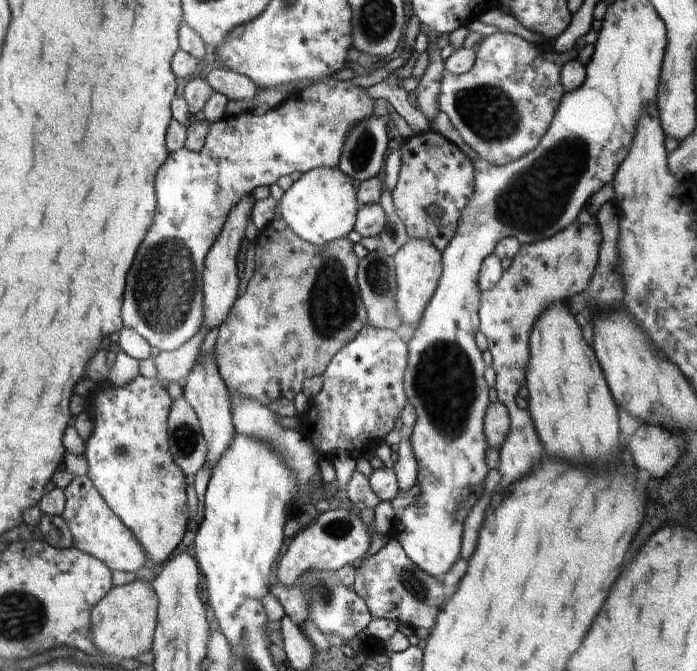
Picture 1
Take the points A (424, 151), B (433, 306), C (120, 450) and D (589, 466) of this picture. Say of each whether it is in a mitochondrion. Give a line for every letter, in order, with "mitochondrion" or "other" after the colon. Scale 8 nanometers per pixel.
A: other
B: other
C: mitochondrion
D: other

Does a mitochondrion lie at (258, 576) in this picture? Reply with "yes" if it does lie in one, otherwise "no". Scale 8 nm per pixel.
no

